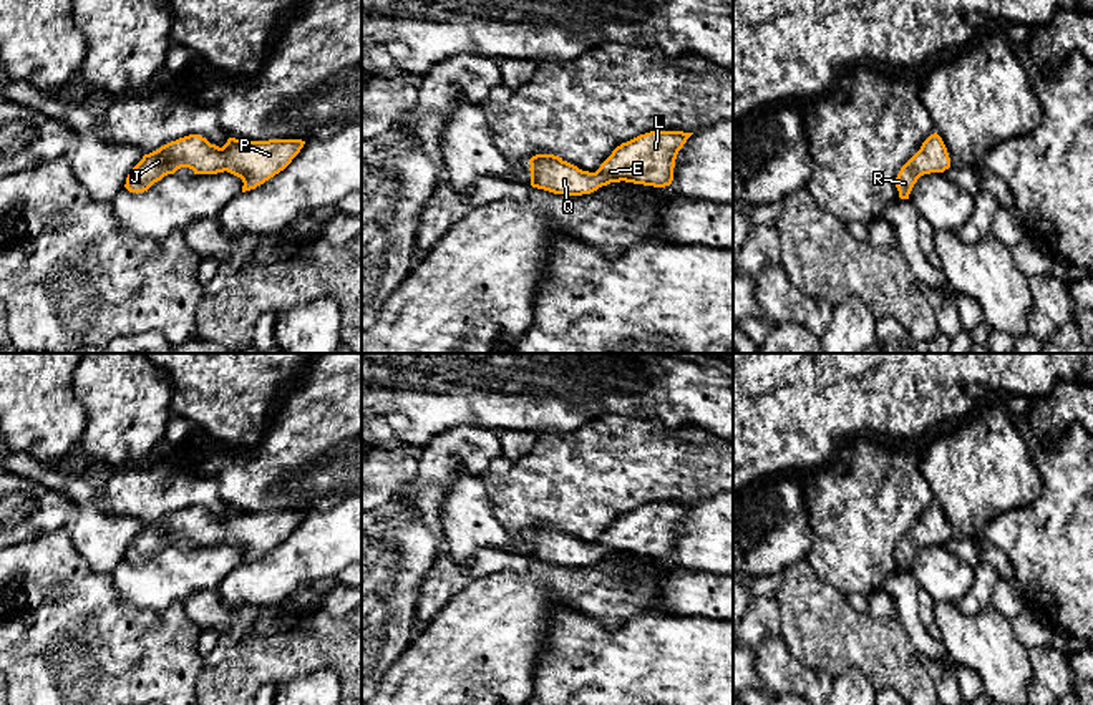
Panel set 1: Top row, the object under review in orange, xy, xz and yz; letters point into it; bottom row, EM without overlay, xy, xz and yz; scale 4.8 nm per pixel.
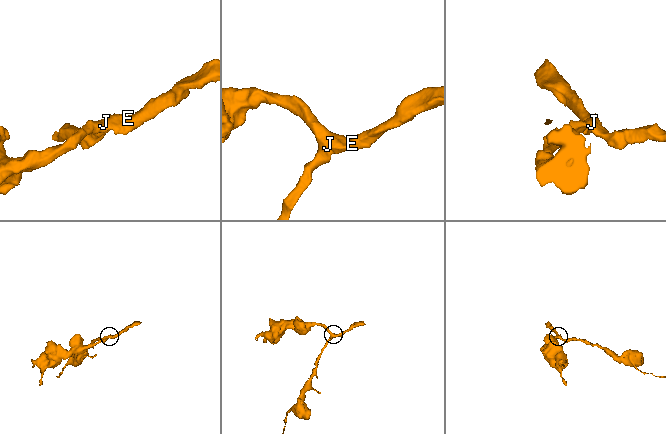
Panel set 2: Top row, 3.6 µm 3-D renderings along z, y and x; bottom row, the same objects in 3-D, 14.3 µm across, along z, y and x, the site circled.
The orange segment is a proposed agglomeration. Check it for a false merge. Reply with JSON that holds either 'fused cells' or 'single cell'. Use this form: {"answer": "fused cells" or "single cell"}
{"answer": "single cell"}

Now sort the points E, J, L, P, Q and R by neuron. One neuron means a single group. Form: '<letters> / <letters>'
E J L P Q R

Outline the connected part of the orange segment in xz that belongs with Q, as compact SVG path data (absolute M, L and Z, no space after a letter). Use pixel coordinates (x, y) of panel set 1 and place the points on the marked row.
M650 131L617 146L595 173L554 154L529 159L531 186L554 194L582 196L610 182L670 186L678 151L693 133Z

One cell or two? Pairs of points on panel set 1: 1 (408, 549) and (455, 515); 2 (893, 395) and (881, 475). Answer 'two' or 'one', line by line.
1: two
2: two

